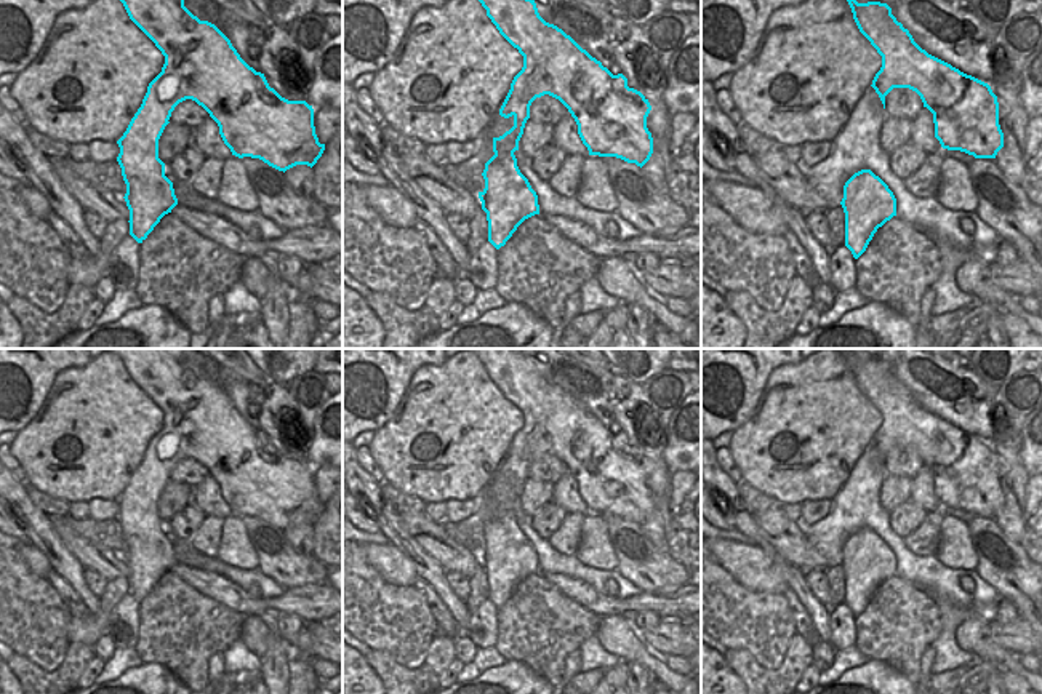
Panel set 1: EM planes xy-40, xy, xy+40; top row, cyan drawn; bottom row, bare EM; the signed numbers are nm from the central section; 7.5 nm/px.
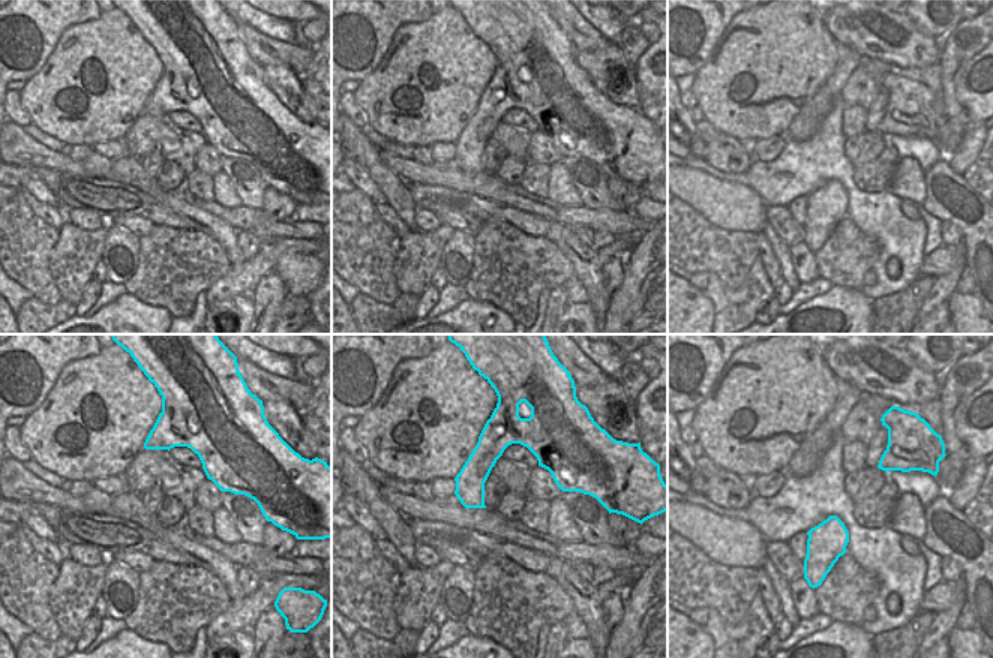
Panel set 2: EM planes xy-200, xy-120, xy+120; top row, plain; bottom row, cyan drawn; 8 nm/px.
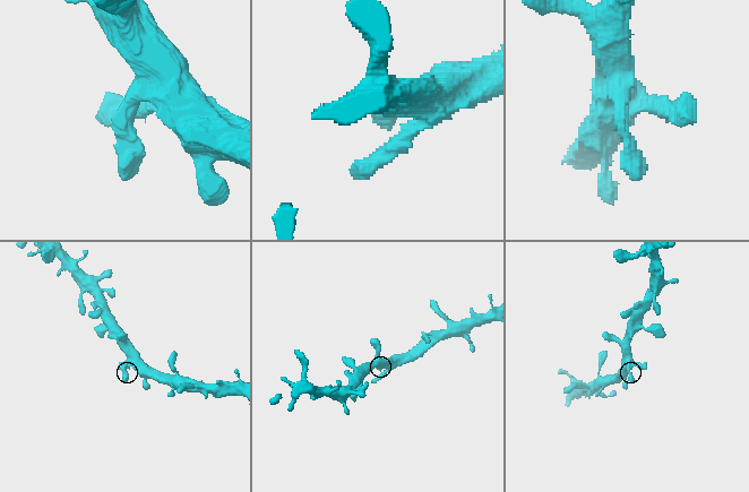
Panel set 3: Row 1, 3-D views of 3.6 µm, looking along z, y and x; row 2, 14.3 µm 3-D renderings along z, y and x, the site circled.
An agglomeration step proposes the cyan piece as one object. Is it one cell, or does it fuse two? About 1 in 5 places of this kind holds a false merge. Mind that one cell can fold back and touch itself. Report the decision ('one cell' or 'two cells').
one cell

